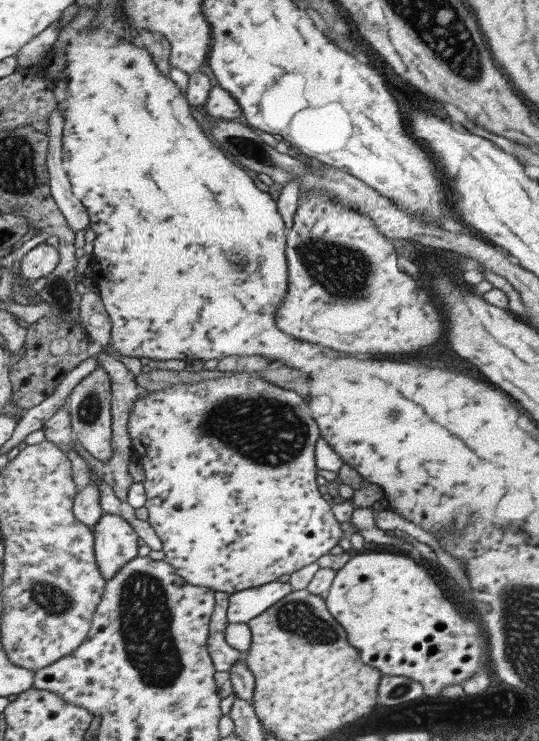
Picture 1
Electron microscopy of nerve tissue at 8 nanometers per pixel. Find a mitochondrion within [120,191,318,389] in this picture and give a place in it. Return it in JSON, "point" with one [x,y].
{"point":[237,257]}

